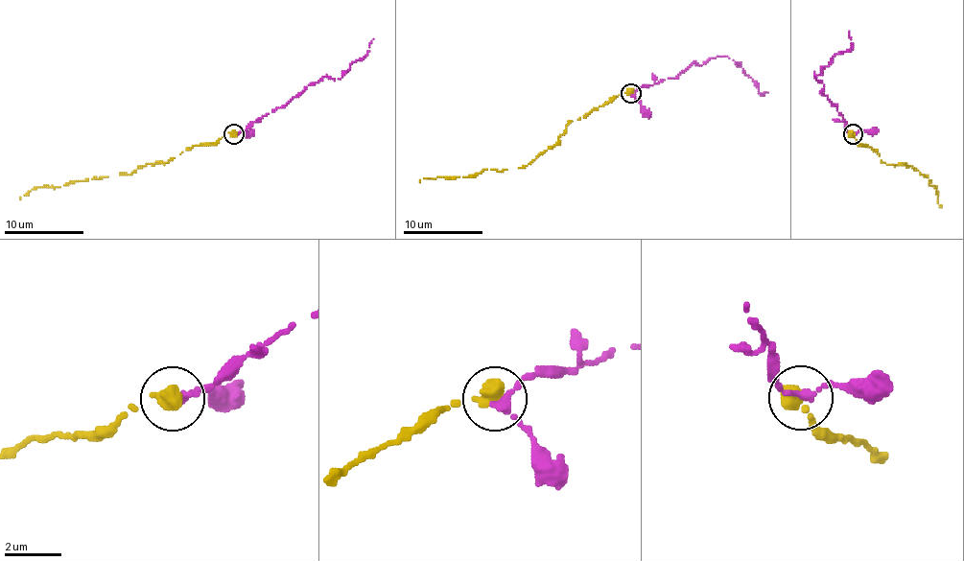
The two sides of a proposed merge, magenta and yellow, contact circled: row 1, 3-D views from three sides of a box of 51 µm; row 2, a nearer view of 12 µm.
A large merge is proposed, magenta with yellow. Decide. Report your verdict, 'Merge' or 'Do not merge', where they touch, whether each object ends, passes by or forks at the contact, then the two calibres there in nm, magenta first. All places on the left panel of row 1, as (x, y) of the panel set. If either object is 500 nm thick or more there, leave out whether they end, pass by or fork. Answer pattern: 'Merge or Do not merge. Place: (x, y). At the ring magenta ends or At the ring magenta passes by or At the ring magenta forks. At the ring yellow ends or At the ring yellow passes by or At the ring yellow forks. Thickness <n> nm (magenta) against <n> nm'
Merge. Place: (234, 133). Thickness 240 nm (magenta) against 500 nm

